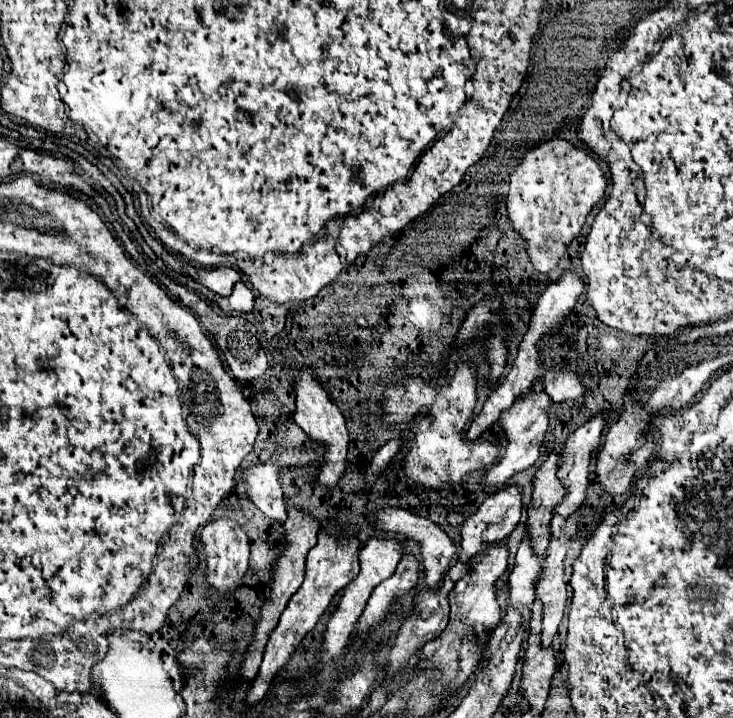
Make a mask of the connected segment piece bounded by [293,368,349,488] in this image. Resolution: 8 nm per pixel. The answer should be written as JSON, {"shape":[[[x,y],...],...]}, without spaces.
{"shape":[[[303,368],[303,372],[299,374],[299,380],[295,380],[295,394],[297,394],[297,410],[293,416],[295,422],[301,426],[301,430],[313,442],[319,442],[325,448],[325,458],[321,462],[315,484],[325,486],[325,488],[333,488],[341,480],[341,476],[345,474],[345,468],[347,468],[349,436],[347,436],[347,428],[345,428],[345,418],[341,416],[339,408],[329,400],[325,390],[319,386],[313,372],[307,368]]]}

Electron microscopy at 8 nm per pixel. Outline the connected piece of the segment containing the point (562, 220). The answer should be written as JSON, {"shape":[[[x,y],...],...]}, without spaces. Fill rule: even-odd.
{"shape":[[[553,138],[537,148],[529,148],[521,164],[511,174],[507,214],[513,230],[525,240],[525,250],[533,268],[549,274],[567,254],[569,244],[579,236],[587,214],[603,198],[607,178],[599,162],[585,148]]]}

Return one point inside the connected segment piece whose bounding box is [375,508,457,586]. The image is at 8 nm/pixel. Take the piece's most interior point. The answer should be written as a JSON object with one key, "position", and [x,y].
{"position":[437,549]}

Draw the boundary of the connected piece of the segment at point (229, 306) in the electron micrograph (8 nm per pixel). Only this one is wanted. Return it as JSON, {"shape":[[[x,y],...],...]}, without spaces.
{"shape":[[[187,278],[187,284],[193,286],[199,294],[203,294],[207,300],[211,300],[213,304],[217,304],[221,308],[223,314],[231,316],[231,314],[249,314],[253,310],[253,304],[255,304],[255,294],[247,288],[245,282],[239,282],[235,284],[233,288],[233,294],[229,298],[223,298],[223,296],[215,296],[211,290],[195,284],[193,280]]]}

